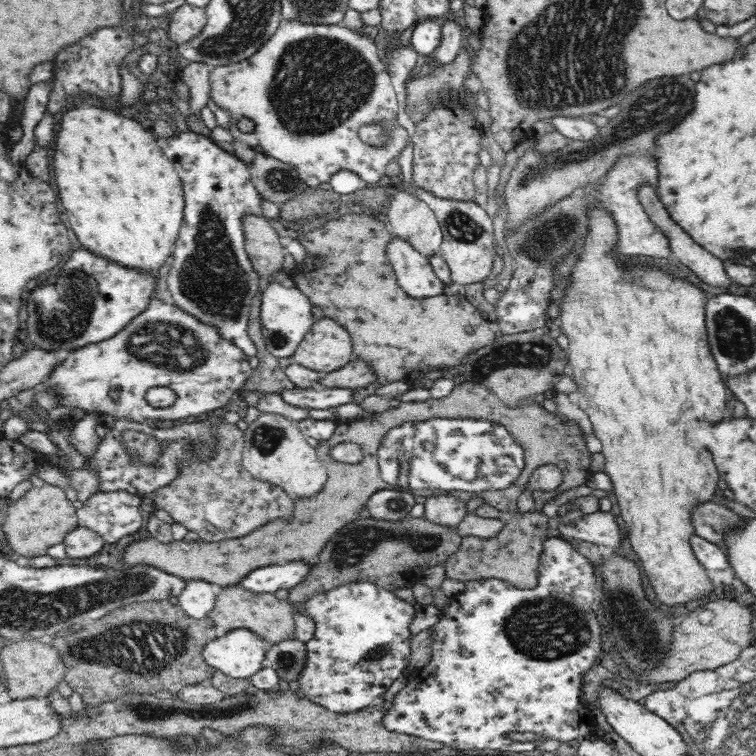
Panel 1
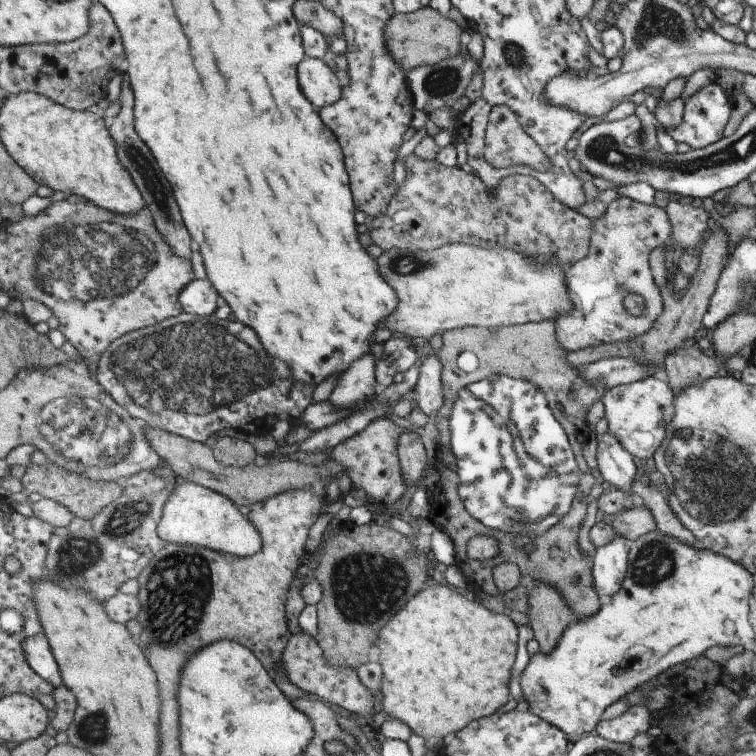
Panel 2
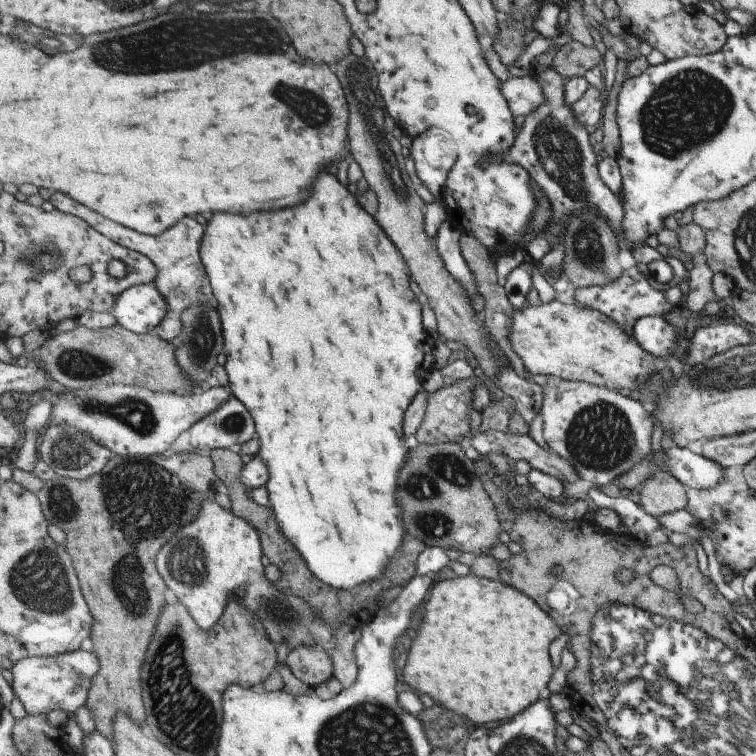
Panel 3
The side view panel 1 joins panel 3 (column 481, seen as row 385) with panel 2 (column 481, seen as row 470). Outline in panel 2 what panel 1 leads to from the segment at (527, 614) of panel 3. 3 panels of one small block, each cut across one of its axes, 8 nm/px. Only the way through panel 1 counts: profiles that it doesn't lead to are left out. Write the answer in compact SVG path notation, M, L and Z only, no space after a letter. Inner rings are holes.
M436 584L426 587L415 598L412 598L410 603L381 629L380 638L376 643L374 652L384 672L381 692L382 708L390 718L402 720L405 724L409 725L409 728L415 734L422 736L428 743L445 741L449 735L455 735L456 732L467 728L474 720L484 719L495 714L500 706L507 704L511 700L509 678L511 678L511 670L513 670L515 660L517 660L517 648L519 648L519 628L517 628L515 622L508 615L490 611L480 602L467 600L463 594L459 594L451 586Z

